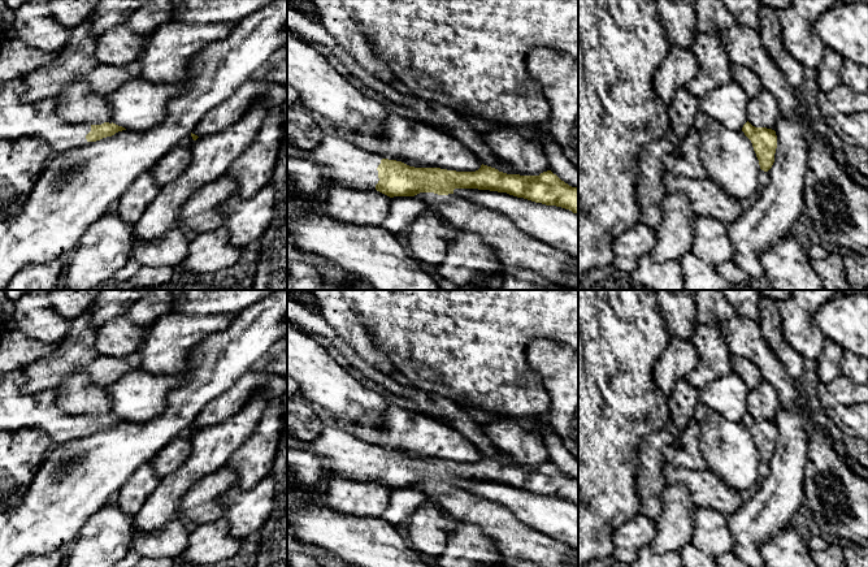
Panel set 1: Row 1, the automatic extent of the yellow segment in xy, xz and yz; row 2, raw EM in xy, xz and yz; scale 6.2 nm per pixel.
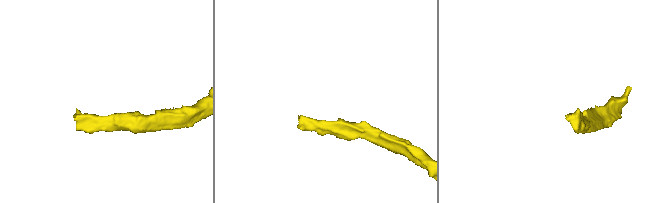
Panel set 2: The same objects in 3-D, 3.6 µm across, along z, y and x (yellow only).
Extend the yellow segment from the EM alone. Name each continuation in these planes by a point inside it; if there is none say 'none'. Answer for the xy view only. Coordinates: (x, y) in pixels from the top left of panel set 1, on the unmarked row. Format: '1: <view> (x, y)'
1: xy (18, 410)

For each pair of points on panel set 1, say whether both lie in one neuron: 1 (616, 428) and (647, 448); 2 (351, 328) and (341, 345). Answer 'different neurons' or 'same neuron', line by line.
1: different neurons
2: different neurons

